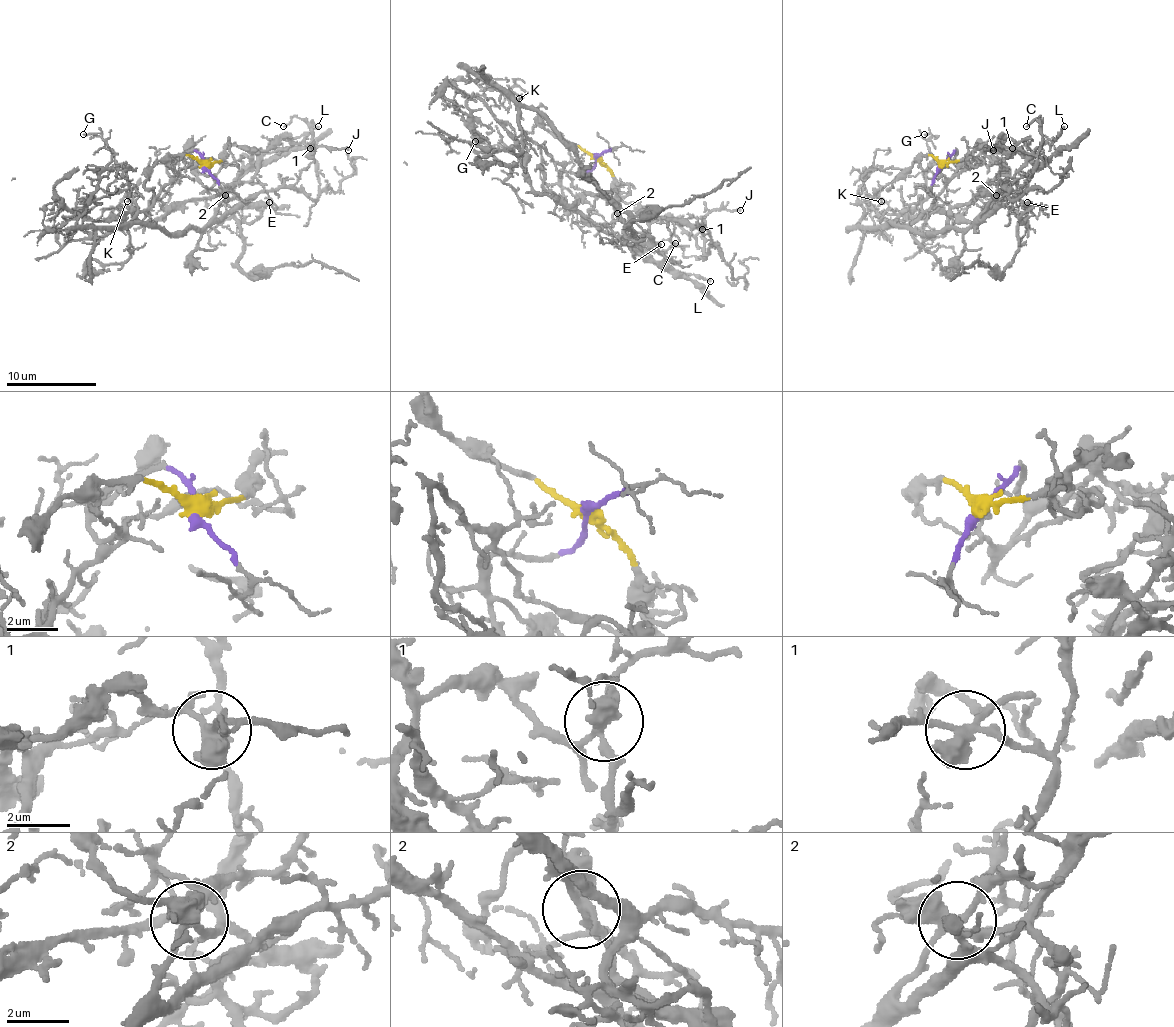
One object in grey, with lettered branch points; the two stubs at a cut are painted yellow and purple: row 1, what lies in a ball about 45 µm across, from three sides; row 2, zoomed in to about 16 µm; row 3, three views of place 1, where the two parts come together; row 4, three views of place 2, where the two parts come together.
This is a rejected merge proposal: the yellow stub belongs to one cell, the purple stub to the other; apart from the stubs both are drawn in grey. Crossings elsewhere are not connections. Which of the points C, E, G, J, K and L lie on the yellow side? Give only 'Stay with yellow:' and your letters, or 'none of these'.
Stay with yellow: E

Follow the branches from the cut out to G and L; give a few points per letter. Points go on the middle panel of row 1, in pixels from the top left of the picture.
G: (596, 157), (596, 164), (585, 173), (558, 173), (561, 166), (538, 144), (527, 139), (507, 150), (475, 141)
L: (596, 157), (585, 173), (558, 173), (520, 110), (534, 108), (664, 269), (711, 280)

